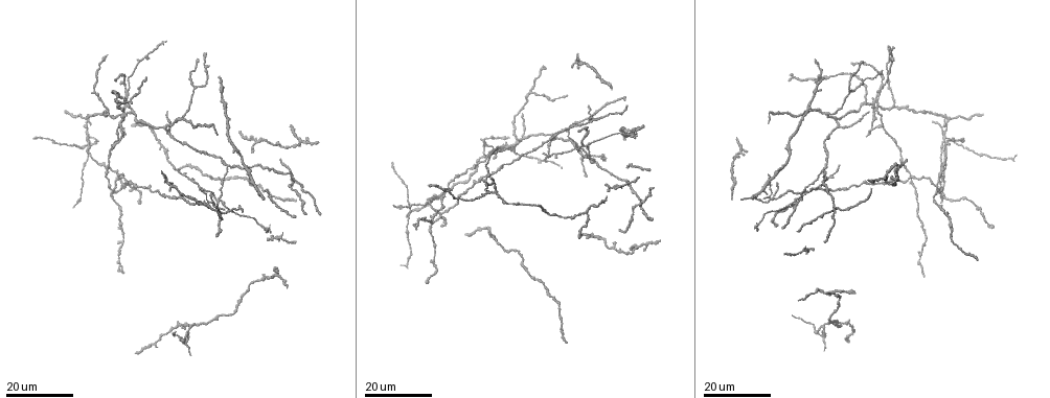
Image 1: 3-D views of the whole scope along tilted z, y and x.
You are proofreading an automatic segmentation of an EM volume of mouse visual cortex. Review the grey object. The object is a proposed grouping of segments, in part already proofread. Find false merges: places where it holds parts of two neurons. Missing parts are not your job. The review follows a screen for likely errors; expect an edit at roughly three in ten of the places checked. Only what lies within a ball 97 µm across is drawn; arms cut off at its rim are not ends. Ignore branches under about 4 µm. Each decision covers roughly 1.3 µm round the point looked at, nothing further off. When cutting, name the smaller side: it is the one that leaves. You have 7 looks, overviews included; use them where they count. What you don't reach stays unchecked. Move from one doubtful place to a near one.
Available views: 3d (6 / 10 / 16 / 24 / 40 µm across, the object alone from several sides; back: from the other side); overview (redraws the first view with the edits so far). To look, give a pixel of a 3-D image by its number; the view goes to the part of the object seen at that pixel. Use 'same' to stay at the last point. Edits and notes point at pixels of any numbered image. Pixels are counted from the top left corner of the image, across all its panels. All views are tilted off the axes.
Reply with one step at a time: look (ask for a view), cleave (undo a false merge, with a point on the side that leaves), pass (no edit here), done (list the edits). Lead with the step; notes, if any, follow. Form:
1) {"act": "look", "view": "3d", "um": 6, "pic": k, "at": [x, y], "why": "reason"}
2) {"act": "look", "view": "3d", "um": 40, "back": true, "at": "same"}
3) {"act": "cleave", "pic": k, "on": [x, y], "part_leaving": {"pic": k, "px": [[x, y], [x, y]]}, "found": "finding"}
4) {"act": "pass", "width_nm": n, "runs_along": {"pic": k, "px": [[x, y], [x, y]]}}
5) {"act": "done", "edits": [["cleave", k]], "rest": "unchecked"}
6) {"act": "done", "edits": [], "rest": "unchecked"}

{"act": "look", "view": "3d", "um": 24, "pic": 1, "at": [822, 169], "why": "arms part here"}

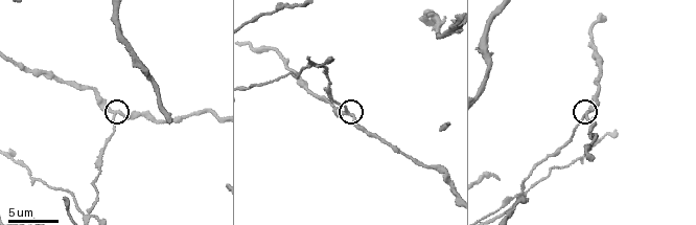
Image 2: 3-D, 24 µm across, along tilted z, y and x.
{"act": "look", "view": "3d", "um": 6, "pic": 2, "at": [113, 116]}

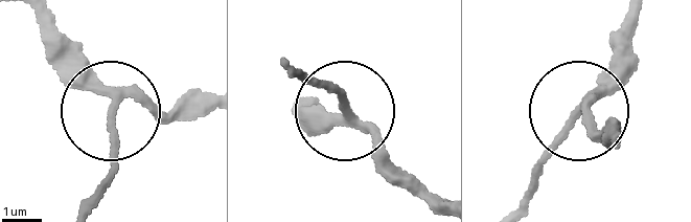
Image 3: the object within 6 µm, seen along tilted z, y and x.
{"act": "pass", "arms": 3, "found": "continuous, no second neuron"}

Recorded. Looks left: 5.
{"act": "look", "view": "3d", "um": 10, "pic": 2, "at": [520, 193], "why": "four-way junction"}

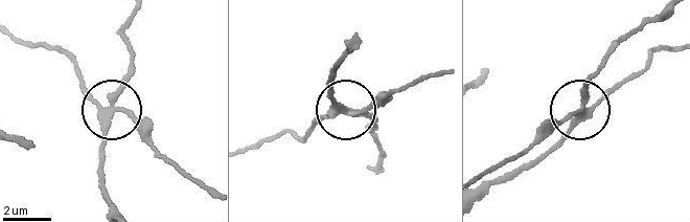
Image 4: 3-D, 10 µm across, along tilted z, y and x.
{"act": "cleave", "pic": 4, "on": [85, 91], "part_leaving": {"pic": 4, "px": [[110, 111], [142, 121], [160, 153], [208, 186]]}, "found": "a second neuron is stuck on"}

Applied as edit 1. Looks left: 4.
{"act": "look", "view": "overview", "why": "see it whole again"}

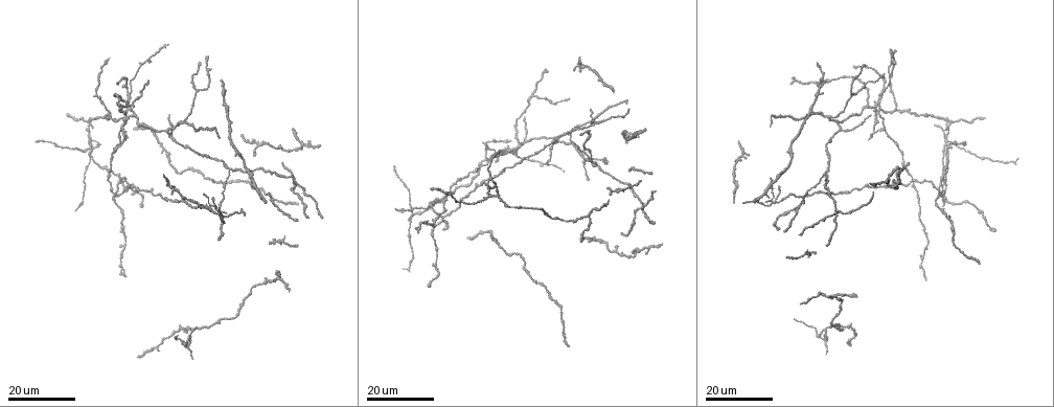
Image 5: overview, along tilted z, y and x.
{"act": "look", "view": "3d", "um": 24, "pic": 5, "at": [197, 89], "why": "two arms in line, one across"}

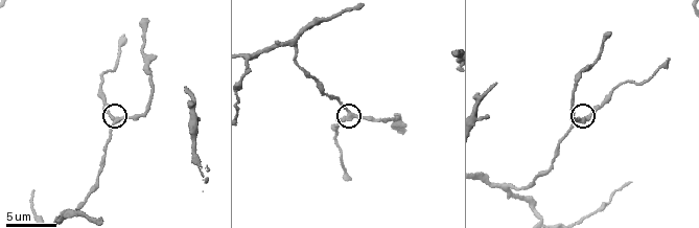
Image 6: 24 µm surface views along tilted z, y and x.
{"act": "look", "view": "3d", "um": 6, "pic": 6, "at": [353, 117]}

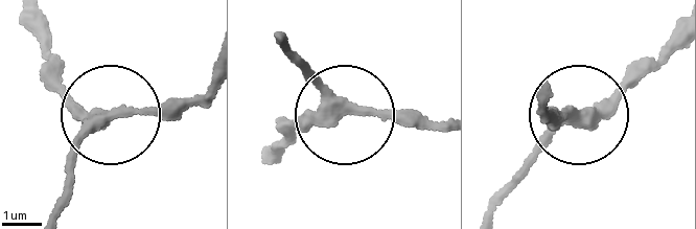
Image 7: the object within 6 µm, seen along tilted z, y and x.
{"act": "pass", "arms": 3, "runs_along": {"pic": 7, "px": [[281, 37], [337, 110], [309, 117], [278, 155]]}, "found": "one neuron here"}

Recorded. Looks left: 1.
{"act": "done", "edits": [["cleave", 4]], "rest": "unchecked"}

